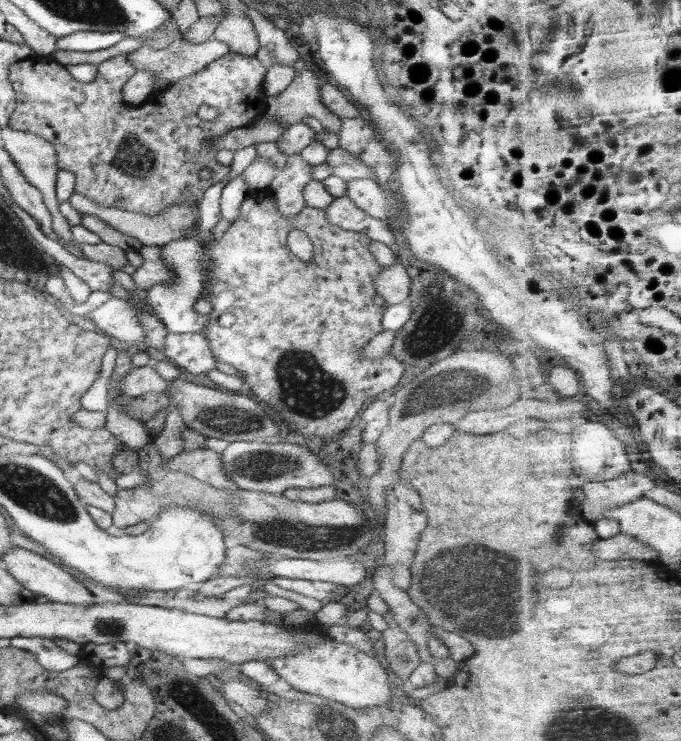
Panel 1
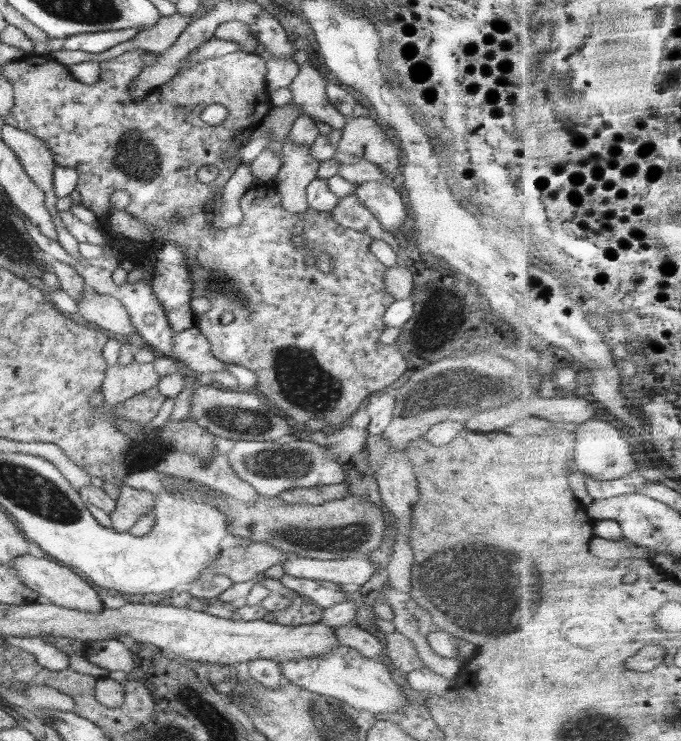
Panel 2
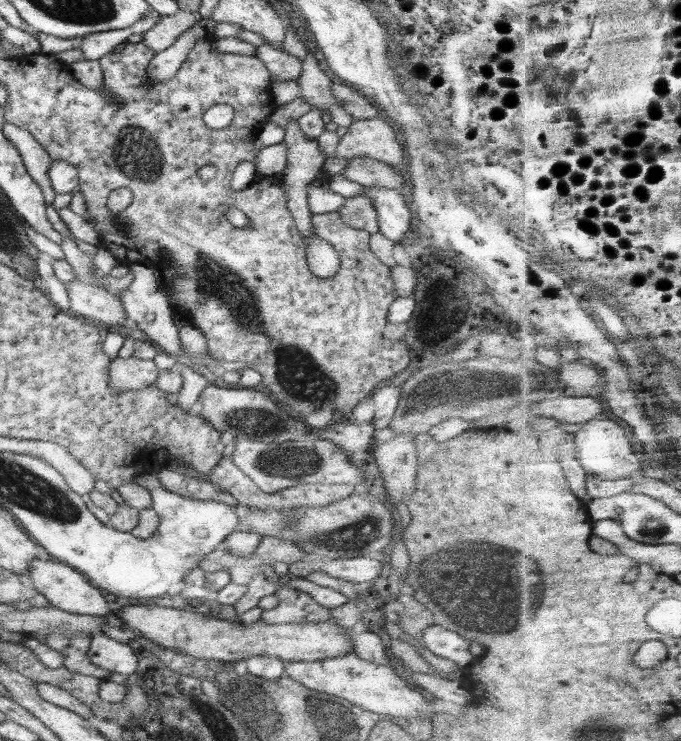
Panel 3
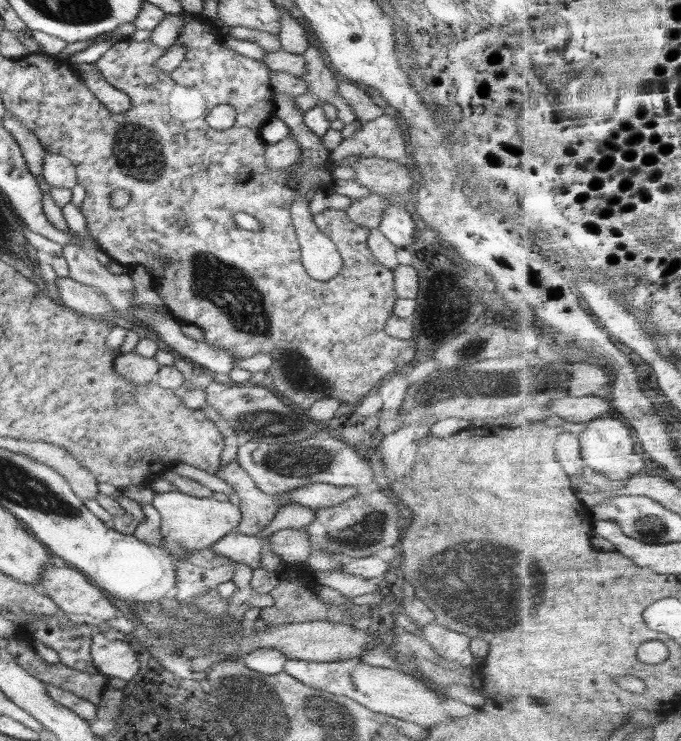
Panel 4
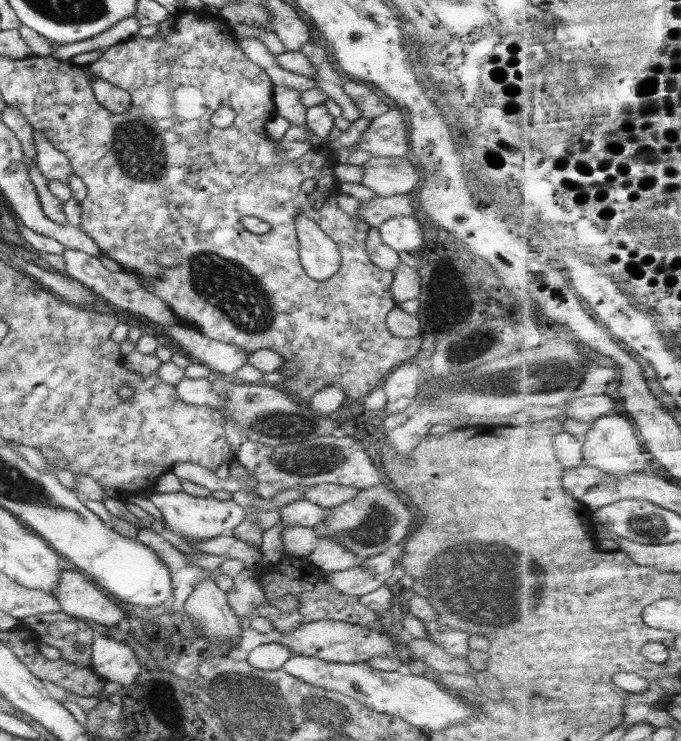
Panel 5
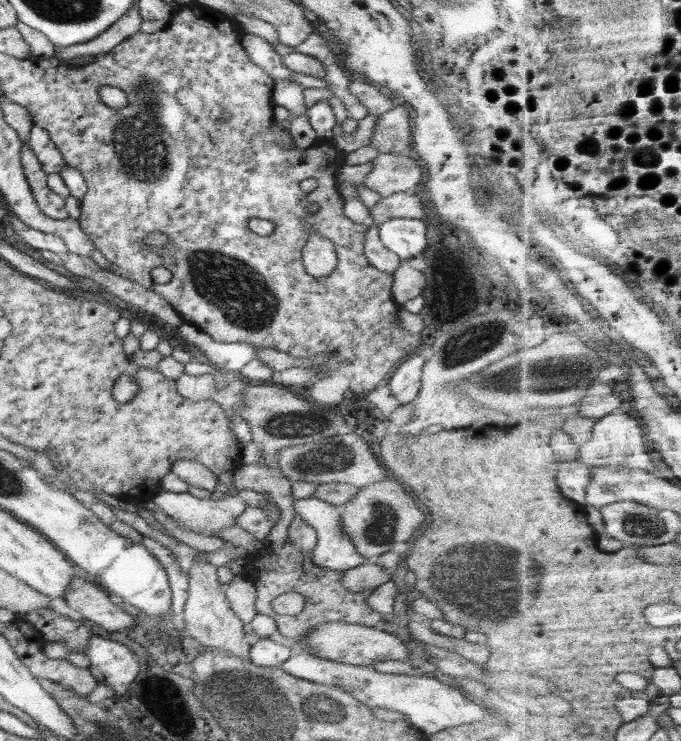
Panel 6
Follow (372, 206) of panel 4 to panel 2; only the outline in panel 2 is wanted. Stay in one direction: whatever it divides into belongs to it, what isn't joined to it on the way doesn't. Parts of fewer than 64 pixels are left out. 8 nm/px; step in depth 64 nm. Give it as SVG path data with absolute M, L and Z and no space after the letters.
M354 194L342 197L339 203L331 210L331 215L344 228L365 232L368 236L371 236L372 240L386 240L388 247L394 246L390 233L383 229L379 219Z

